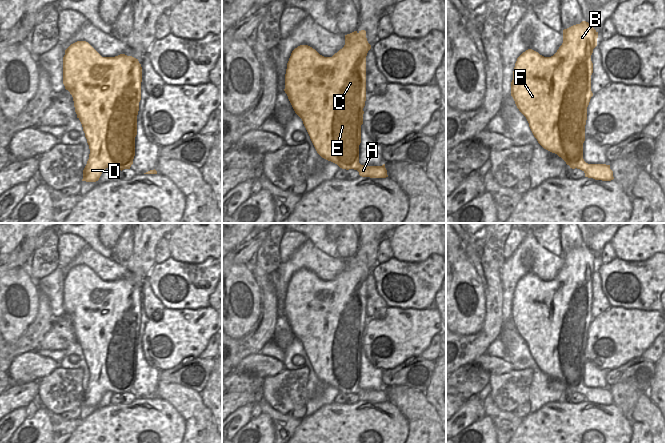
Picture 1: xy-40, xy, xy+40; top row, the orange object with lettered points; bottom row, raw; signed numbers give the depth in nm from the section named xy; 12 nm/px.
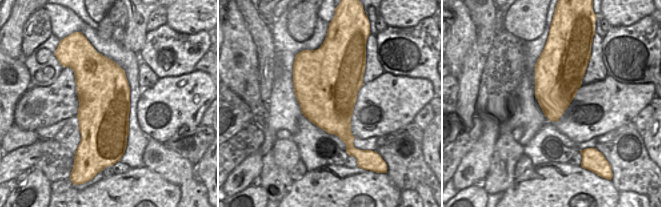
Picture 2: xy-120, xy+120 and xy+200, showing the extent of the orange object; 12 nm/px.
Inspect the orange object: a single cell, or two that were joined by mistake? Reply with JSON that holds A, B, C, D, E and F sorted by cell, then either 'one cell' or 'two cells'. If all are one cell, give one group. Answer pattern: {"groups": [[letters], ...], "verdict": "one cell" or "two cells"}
{"groups": [["A", "B", "C", "D", "E", "F"]], "verdict": "one cell"}

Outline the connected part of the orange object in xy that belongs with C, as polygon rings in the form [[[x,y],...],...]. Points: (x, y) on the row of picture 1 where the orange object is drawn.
[[[365,30],[345,35],[344,47],[332,57],[324,57],[308,45],[300,45],[292,51],[287,63],[284,91],[322,158],[342,169],[357,170],[362,177],[386,178],[385,164],[364,166],[359,163],[366,101],[366,56],[370,49]]]

